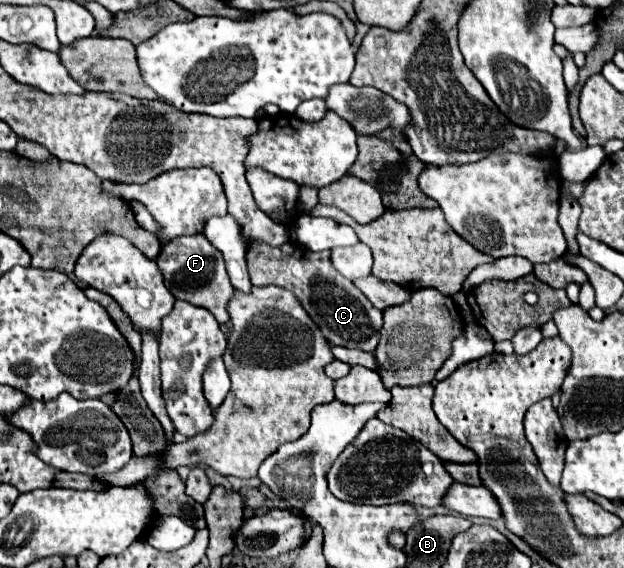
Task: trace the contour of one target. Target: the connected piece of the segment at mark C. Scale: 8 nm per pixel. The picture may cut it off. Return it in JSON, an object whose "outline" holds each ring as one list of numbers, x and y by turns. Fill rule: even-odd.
{"outline":[[288,242,280,248,256,244,248,246,246,260,252,284,260,288,274,284,284,290,290,290,330,344,362,352,374,352,380,338,382,312,374,308,350,280,336,274,328,254,328,250,312,252,296,242]]}

